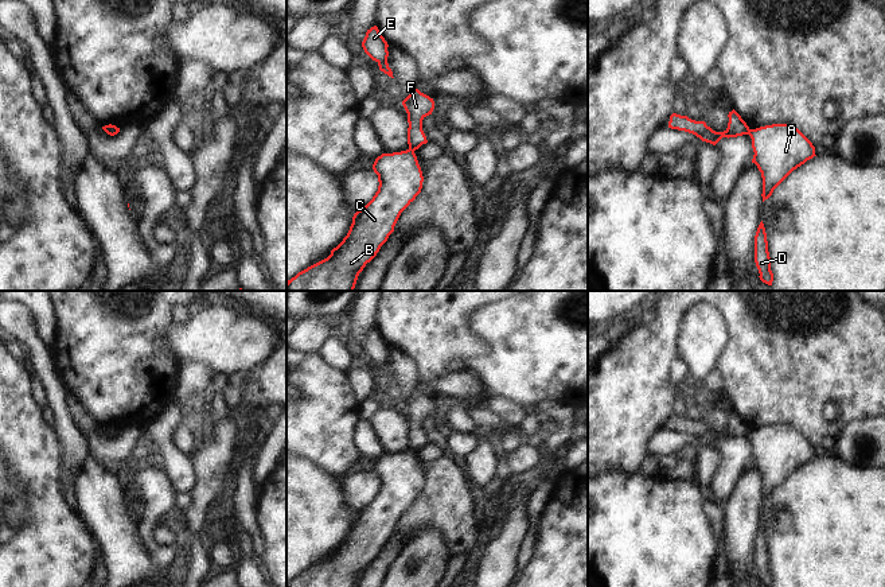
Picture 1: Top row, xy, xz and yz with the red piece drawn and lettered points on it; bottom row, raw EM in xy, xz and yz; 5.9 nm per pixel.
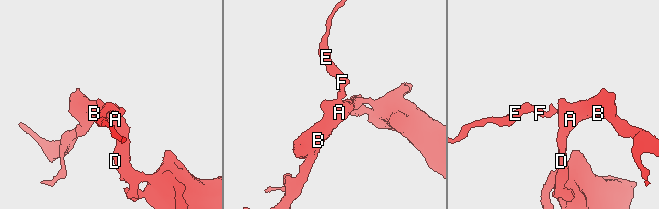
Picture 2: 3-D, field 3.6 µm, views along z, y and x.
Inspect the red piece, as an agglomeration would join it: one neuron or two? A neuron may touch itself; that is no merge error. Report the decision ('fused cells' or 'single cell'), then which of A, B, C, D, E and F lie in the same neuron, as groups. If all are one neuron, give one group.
fused cells; A B C D / E F

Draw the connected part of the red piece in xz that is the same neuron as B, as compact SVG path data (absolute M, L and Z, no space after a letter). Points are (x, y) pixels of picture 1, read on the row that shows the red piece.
M413 151L382 153L373 164L378 191L358 210L343 241L331 254L286 281L286 291L354 291L359 273L394 232L401 213L422 188Z

